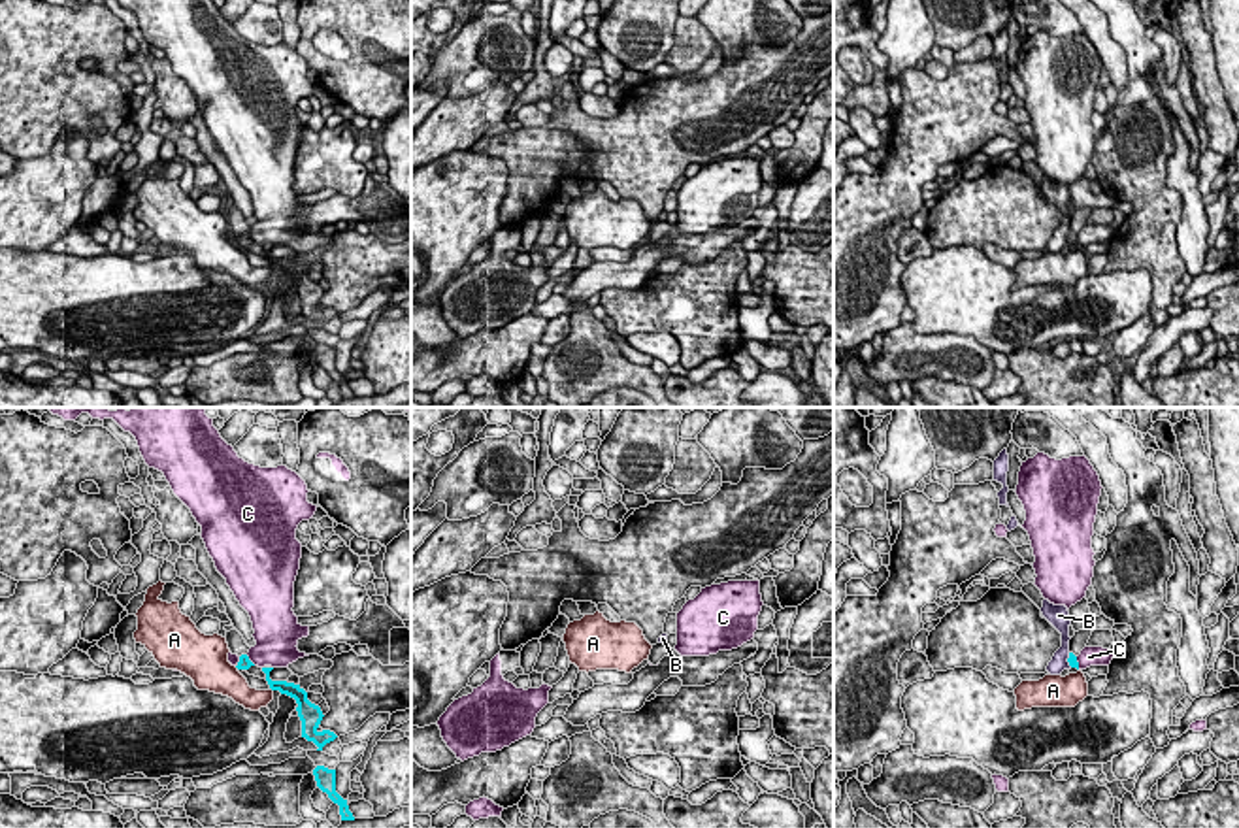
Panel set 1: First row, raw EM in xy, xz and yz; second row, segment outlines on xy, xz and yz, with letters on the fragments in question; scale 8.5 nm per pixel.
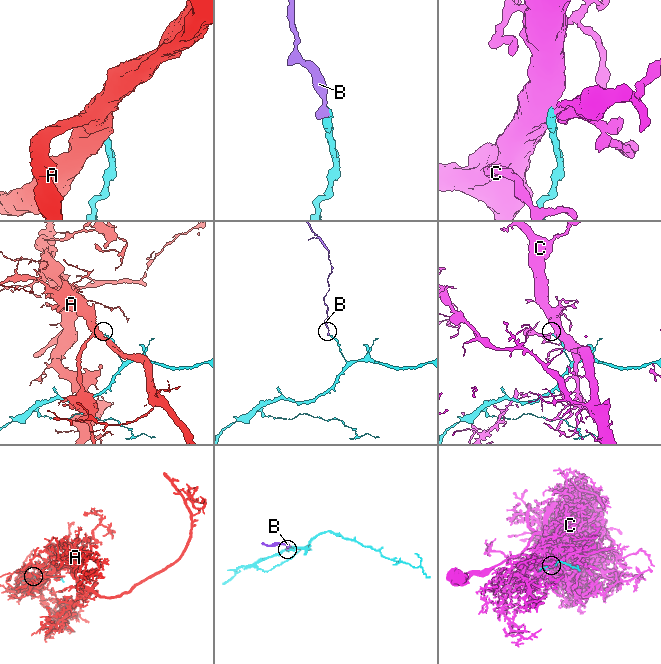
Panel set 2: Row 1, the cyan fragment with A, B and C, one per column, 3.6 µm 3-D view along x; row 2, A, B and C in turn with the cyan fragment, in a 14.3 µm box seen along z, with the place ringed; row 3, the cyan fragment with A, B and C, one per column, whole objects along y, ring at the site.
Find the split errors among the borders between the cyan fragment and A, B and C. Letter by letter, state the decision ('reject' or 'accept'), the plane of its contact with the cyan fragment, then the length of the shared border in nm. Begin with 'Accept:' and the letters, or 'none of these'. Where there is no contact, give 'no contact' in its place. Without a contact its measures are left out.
Accept: none of these
A: reject | no contact
B: reject | yz | 130 nm
C: reject | yz | 120 nm

